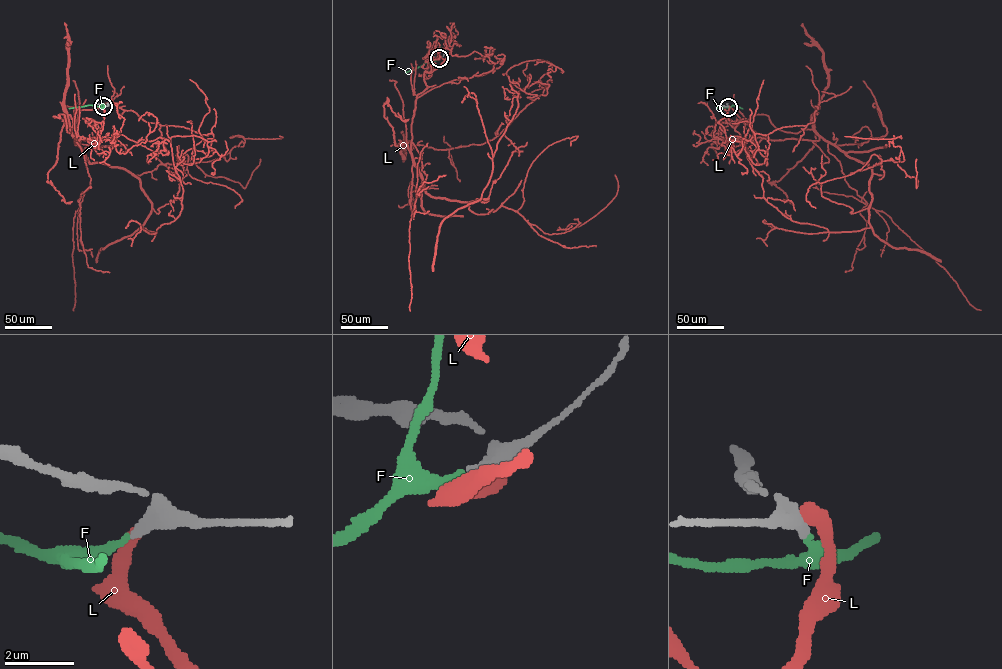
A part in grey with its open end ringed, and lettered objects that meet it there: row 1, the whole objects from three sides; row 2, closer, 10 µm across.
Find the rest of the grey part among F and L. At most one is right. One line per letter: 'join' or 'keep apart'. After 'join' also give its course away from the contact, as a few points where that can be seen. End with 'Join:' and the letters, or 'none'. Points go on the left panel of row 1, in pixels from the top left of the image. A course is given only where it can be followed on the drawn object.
F: join | via (102, 106), (69, 108)
L: keep apart
Join: F

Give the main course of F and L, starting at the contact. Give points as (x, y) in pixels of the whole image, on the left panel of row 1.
F: (102, 106), (69, 108)
L: (103, 106), (97, 138), (74, 140), (139, 180), (156, 232), (182, 208), (170, 138), (216, 141), (189, 79)

